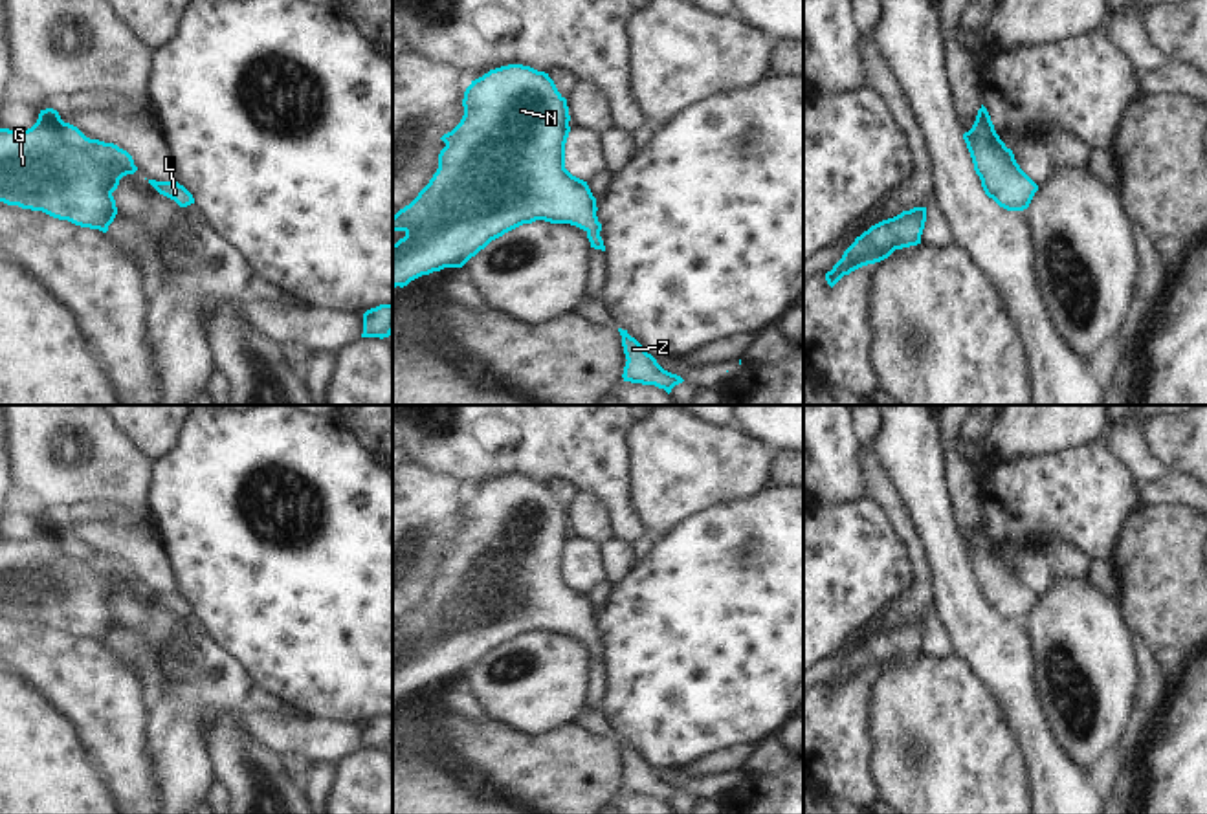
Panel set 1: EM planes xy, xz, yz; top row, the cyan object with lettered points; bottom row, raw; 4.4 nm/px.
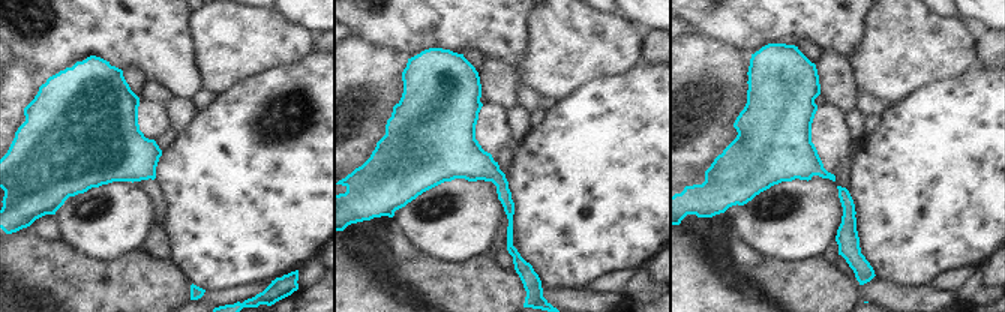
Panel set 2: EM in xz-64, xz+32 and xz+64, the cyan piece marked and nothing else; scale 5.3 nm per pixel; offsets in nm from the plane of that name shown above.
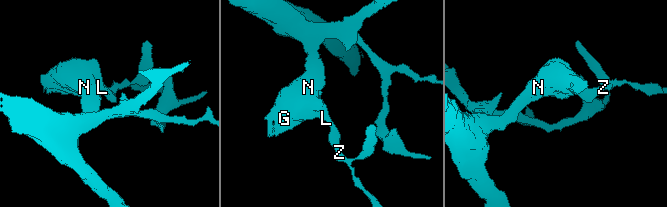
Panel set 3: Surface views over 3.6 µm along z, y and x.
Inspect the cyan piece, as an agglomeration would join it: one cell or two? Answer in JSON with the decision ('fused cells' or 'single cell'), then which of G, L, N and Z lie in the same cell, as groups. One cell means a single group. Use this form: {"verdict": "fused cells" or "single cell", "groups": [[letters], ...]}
{"verdict": "single cell", "groups": [["G", "L", "N", "Z"]]}

